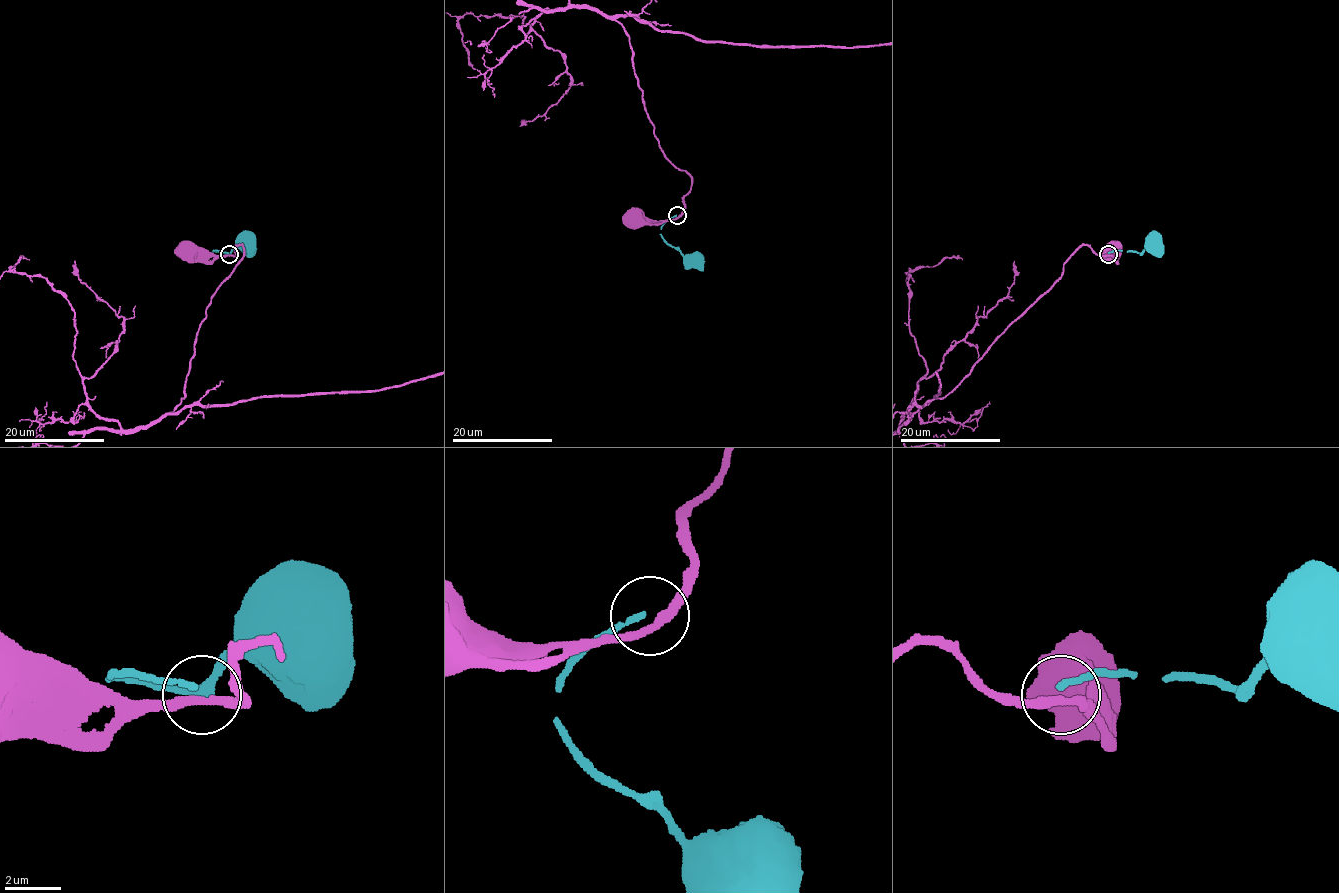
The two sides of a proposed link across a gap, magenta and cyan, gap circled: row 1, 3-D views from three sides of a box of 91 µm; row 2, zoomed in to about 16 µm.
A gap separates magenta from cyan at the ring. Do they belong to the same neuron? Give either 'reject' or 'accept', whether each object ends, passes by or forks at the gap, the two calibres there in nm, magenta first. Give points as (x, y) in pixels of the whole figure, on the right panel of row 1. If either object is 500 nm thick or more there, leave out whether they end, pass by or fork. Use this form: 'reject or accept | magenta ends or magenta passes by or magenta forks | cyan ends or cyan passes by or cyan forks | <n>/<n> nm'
reject | magenta passes by | cyan ends | 300/200 nm

